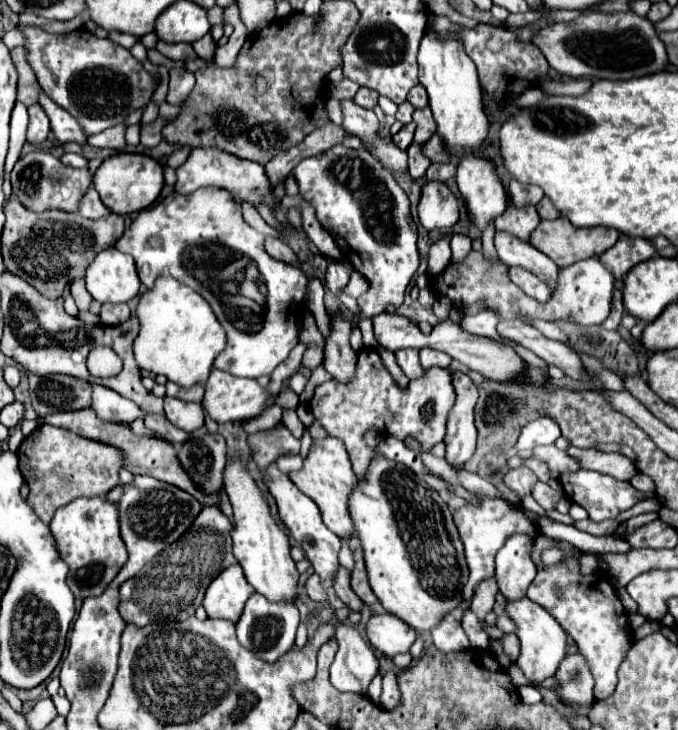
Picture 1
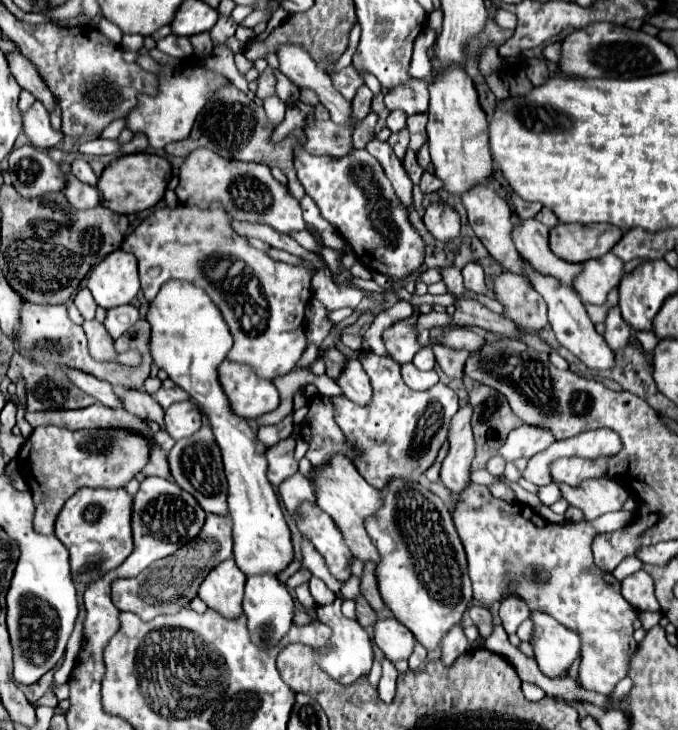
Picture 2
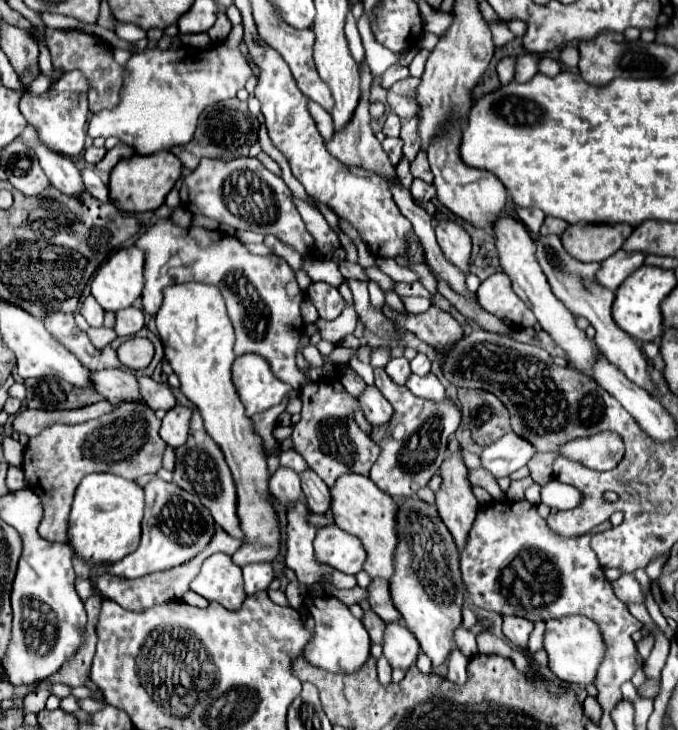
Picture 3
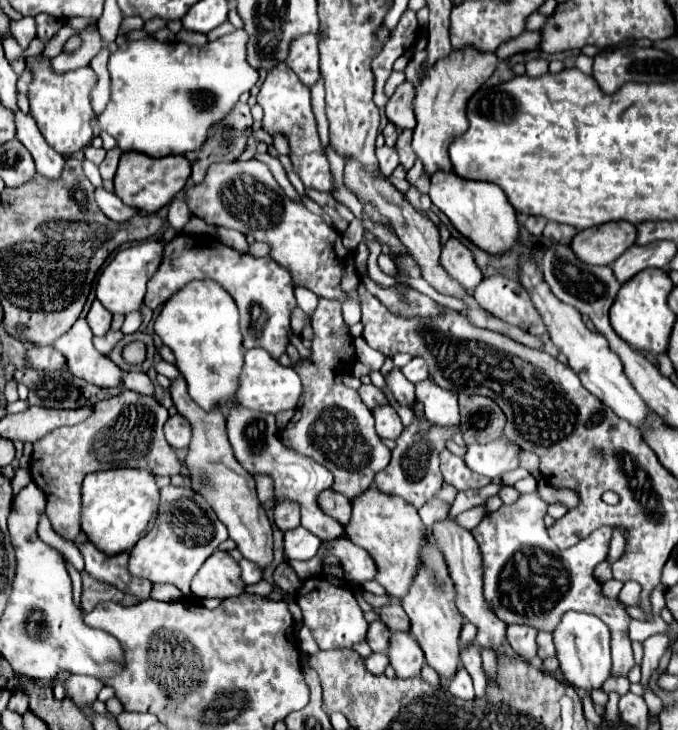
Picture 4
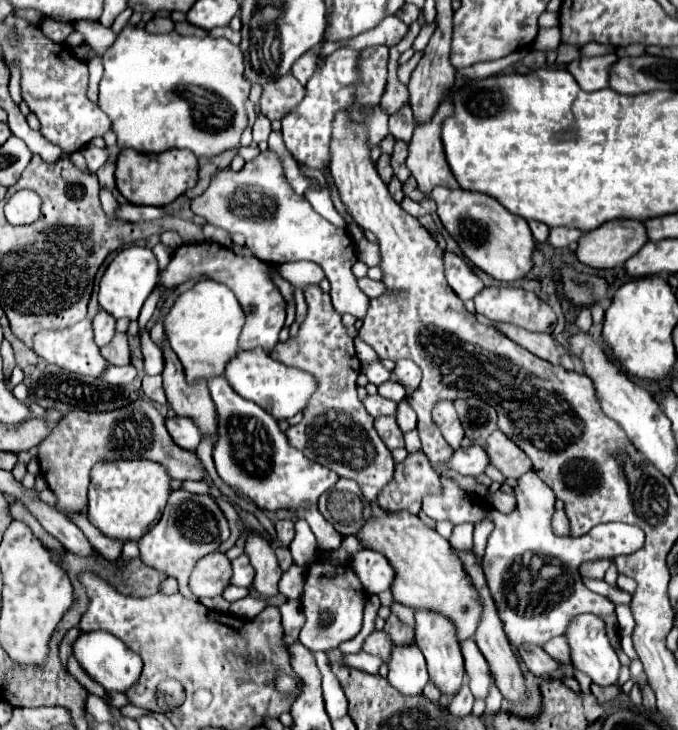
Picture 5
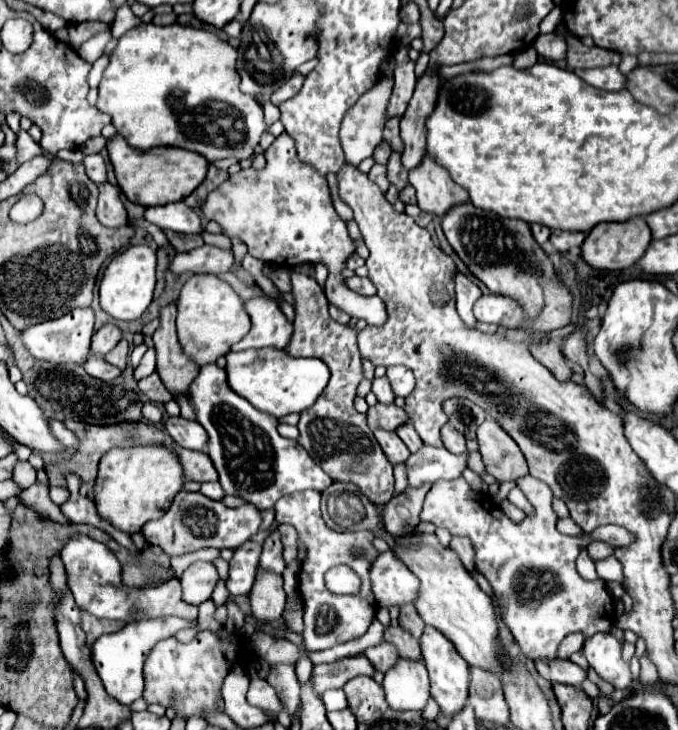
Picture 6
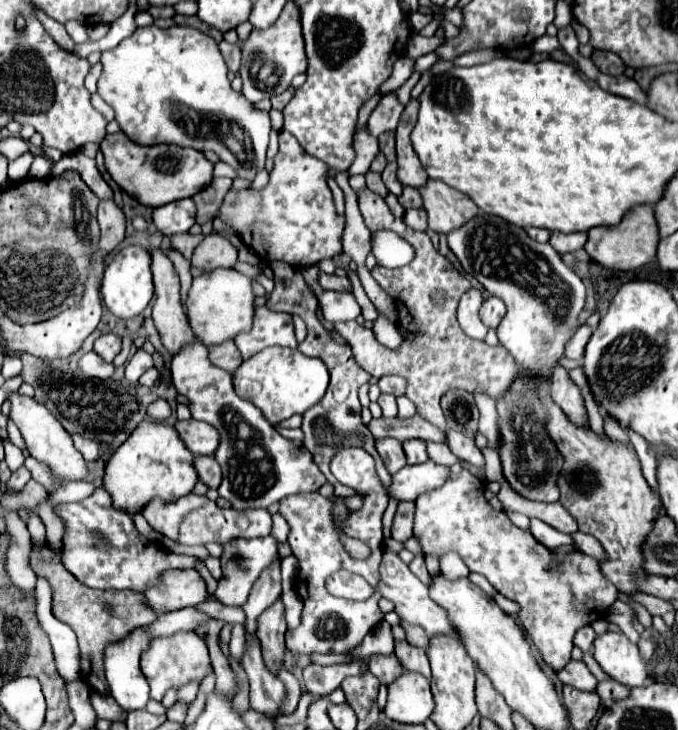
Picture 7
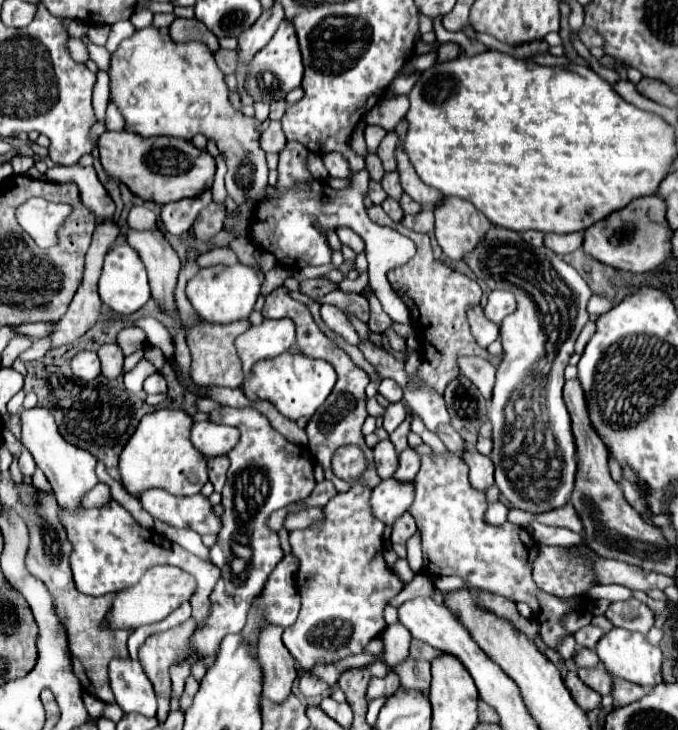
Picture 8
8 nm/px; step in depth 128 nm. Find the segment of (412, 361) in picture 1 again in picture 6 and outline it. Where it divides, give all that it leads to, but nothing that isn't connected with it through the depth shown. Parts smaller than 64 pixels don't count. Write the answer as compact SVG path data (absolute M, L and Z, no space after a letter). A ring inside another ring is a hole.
M450 424L442 426L442 442L444 446L452 452L452 454L460 454L466 452L466 438Z

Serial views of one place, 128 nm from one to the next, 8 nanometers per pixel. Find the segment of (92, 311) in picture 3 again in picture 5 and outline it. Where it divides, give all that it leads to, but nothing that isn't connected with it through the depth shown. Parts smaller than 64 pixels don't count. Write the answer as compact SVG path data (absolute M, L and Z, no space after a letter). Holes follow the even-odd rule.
M98 310L98 314L92 320L92 328L94 328L94 342L98 346L104 346L112 340L114 336L114 316L110 316L106 310Z

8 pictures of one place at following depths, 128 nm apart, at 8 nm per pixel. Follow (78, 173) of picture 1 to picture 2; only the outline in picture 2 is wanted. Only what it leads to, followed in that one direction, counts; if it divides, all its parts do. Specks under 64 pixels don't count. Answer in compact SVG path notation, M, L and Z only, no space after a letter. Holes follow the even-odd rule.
M30 144L10 152L8 172L16 192L28 200L46 192L60 192L66 184L58 162L54 162L46 152L32 148Z

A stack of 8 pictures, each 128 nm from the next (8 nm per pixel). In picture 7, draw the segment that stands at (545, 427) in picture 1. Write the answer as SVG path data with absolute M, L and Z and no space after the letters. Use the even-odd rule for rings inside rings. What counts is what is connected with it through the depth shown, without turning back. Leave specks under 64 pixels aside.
M426 460L422 464L408 464L400 472L394 474L392 484L388 488L390 496L396 500L416 500L420 494L440 488L450 474L448 466L436 464L434 460Z

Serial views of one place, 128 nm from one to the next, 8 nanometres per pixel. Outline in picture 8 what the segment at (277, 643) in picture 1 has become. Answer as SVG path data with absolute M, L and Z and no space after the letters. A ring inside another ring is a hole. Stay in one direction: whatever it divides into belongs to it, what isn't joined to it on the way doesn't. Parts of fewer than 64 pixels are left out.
M218 406L208 414L208 420L238 428L240 440L226 454L230 460L230 468L222 490L224 528L220 530L216 544L210 548L210 558L220 568L222 576L214 592L210 594L212 600L210 618L206 626L202 630L196 630L192 636L192 648L196 648L200 656L216 652L226 634L236 634L244 628L252 600L256 598L256 594L262 592L270 572L284 556L278 534L268 532L268 528L264 528L266 518L272 514L272 510L284 508L294 500L306 498L316 486L314 464L310 456L306 456L310 454L310 450L288 442L280 432L276 432L270 426L268 418L260 414L256 408ZM236 558L242 558L246 562L242 572L232 570L232 562Z

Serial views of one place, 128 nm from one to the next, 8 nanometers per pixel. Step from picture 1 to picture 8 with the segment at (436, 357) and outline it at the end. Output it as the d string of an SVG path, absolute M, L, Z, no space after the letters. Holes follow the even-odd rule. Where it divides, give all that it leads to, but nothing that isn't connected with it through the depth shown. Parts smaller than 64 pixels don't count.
M382 380L378 386L378 392L388 400L388 402L398 402L402 400L402 388L394 380Z

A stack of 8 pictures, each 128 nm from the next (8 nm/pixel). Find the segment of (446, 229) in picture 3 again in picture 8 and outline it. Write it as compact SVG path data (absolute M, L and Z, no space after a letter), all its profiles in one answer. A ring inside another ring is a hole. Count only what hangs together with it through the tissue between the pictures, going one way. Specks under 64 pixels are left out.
M480 304L468 308L468 324L470 324L470 330L472 330L476 342L478 342L482 348L486 348L490 342L498 340L498 336L500 336L500 326L494 324L494 322L490 322L490 320L484 316Z

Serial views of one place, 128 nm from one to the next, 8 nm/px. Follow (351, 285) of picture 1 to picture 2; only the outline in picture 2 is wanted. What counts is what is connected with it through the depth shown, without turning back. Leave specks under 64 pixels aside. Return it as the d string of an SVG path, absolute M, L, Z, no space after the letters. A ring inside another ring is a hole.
M318 270L312 278L312 294L316 300L320 300L328 310L338 310L344 306L356 308L360 300L364 298L364 292L360 288L344 288L332 282L330 270Z

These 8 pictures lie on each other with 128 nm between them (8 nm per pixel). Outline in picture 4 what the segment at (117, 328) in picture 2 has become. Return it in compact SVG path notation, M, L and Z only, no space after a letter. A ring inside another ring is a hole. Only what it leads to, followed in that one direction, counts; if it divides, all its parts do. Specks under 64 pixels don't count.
M136 310L136 312L128 312L124 316L124 324L122 324L122 332L124 334L134 334L142 324L142 314Z

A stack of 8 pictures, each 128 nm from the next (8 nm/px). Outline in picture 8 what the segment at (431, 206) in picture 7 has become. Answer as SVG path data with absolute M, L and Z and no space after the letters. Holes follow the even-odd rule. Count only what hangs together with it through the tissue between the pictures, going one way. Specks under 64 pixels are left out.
M456 196L442 198L434 208L434 216L436 240L444 254L454 260L462 260L464 252L470 252L492 226L482 212L476 212L472 202Z

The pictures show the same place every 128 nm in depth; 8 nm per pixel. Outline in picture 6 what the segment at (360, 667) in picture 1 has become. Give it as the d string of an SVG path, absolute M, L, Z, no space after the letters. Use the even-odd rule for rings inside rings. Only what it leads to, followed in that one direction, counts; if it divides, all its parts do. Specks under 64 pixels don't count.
M296 492L292 496L280 498L274 510L276 510L276 522L292 524L298 530L298 538L308 548L306 560L302 562L302 572L300 572L300 594L304 600L304 624L306 624L304 628L306 650L308 652L326 650L336 644L362 636L376 614L376 600L372 596L370 580L368 580L368 568L378 554L376 548L372 546L374 534L372 532L336 532L328 528L320 514L320 492ZM354 548L358 548L362 554L354 556L352 552ZM340 564L350 566L358 574L362 582L358 594L334 594L326 588L324 572Z

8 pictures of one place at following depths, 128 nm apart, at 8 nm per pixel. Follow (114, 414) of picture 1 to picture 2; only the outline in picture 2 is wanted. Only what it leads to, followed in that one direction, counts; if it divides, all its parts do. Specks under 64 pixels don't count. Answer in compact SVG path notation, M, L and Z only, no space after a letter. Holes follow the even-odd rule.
M64 370L64 372L68 374L68 378L78 388L82 388L86 394L94 396L100 404L104 404L108 408L120 408L122 406L120 396L114 392L114 388L108 382L102 382L102 380L90 376L90 374L84 374L84 372L68 372L68 370Z

